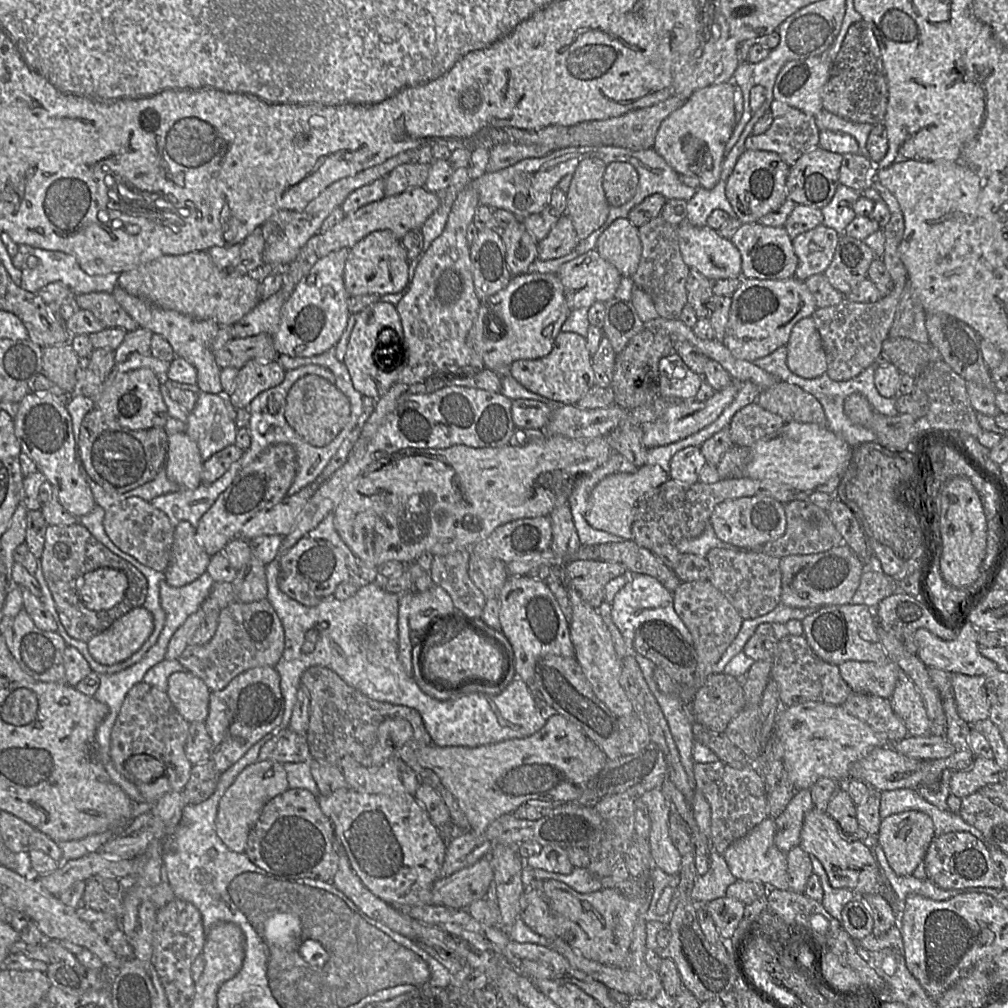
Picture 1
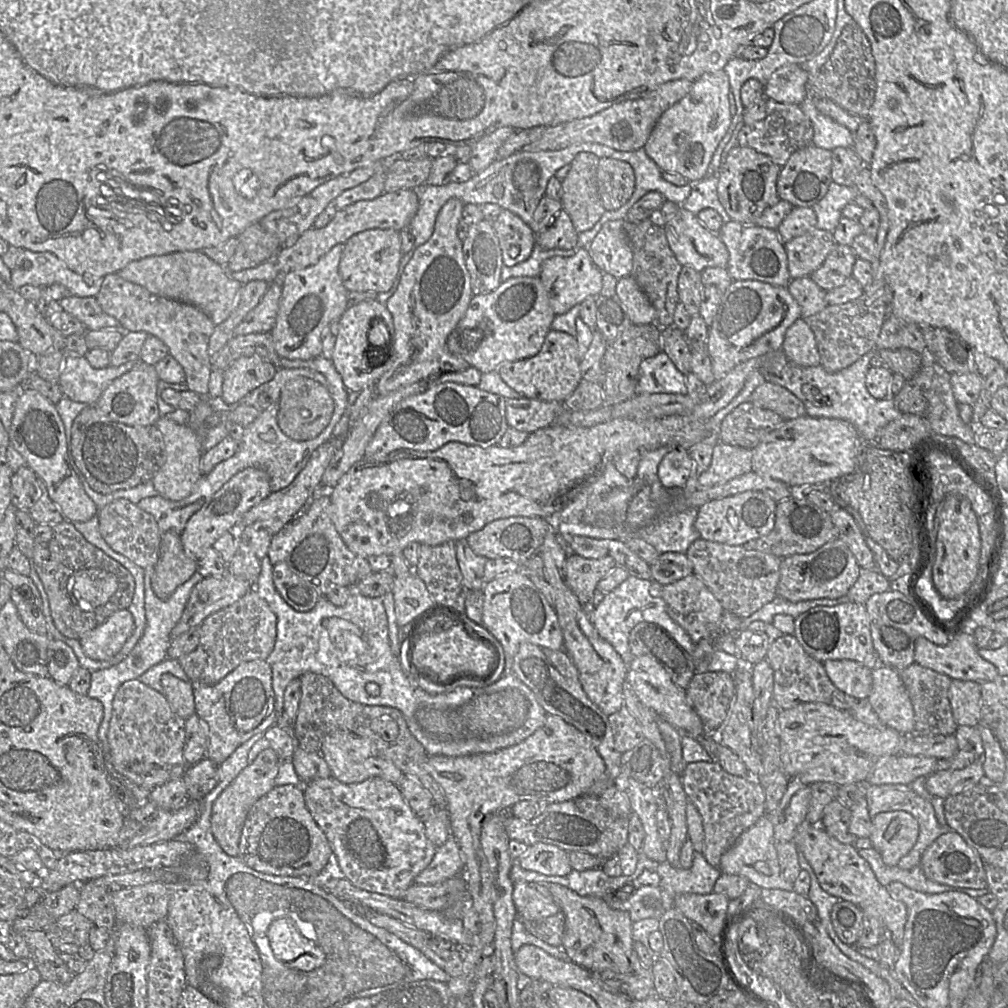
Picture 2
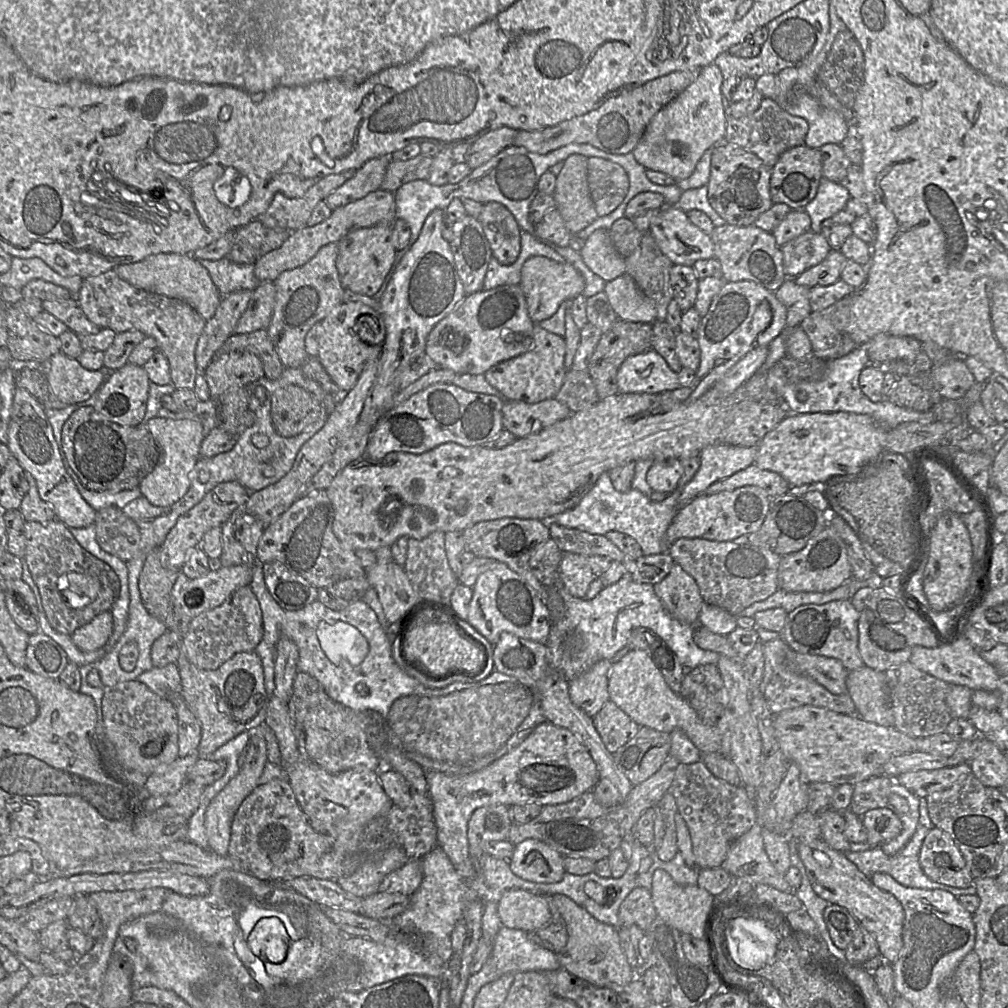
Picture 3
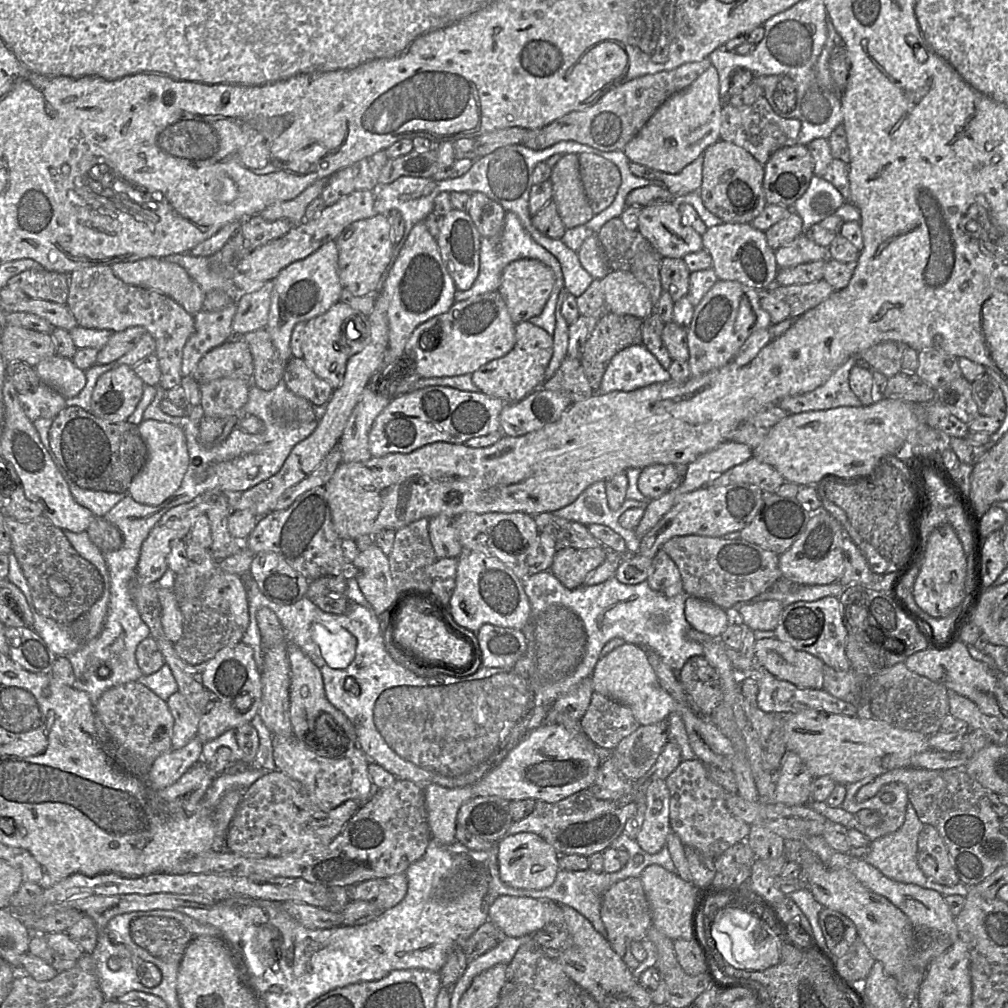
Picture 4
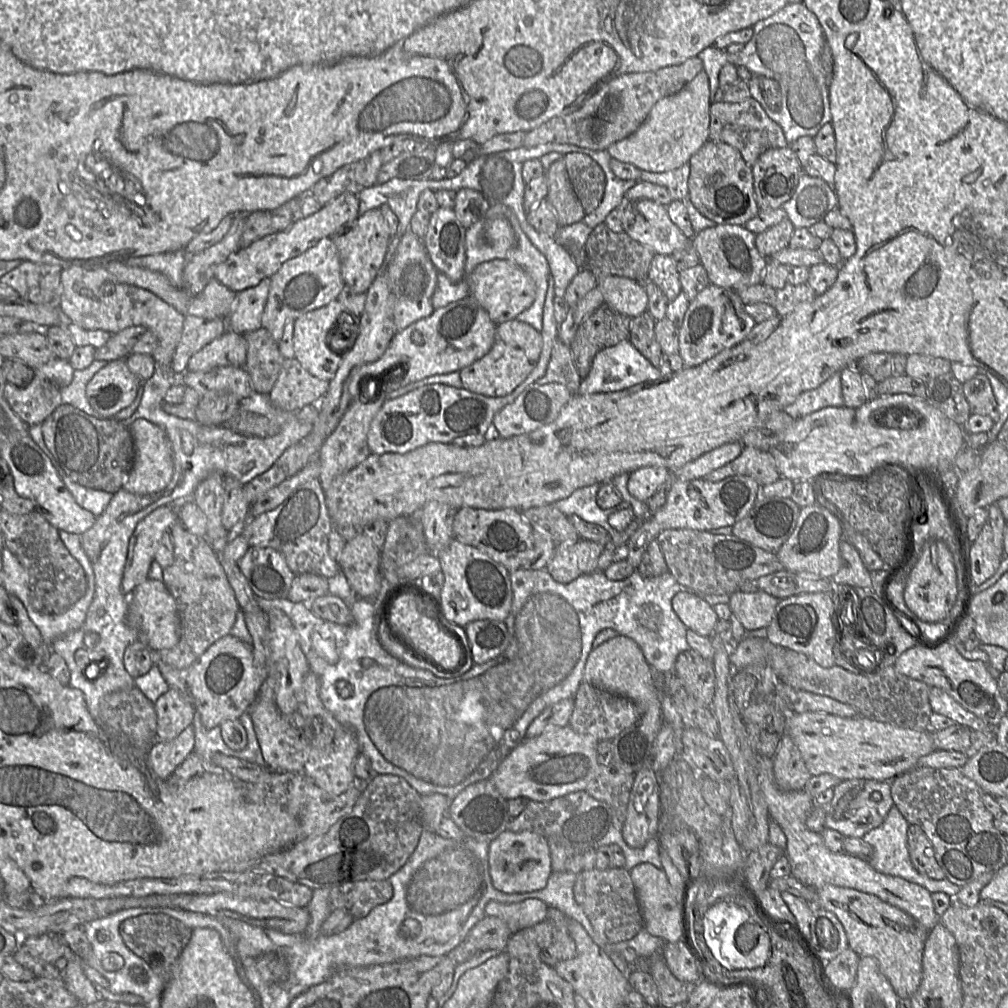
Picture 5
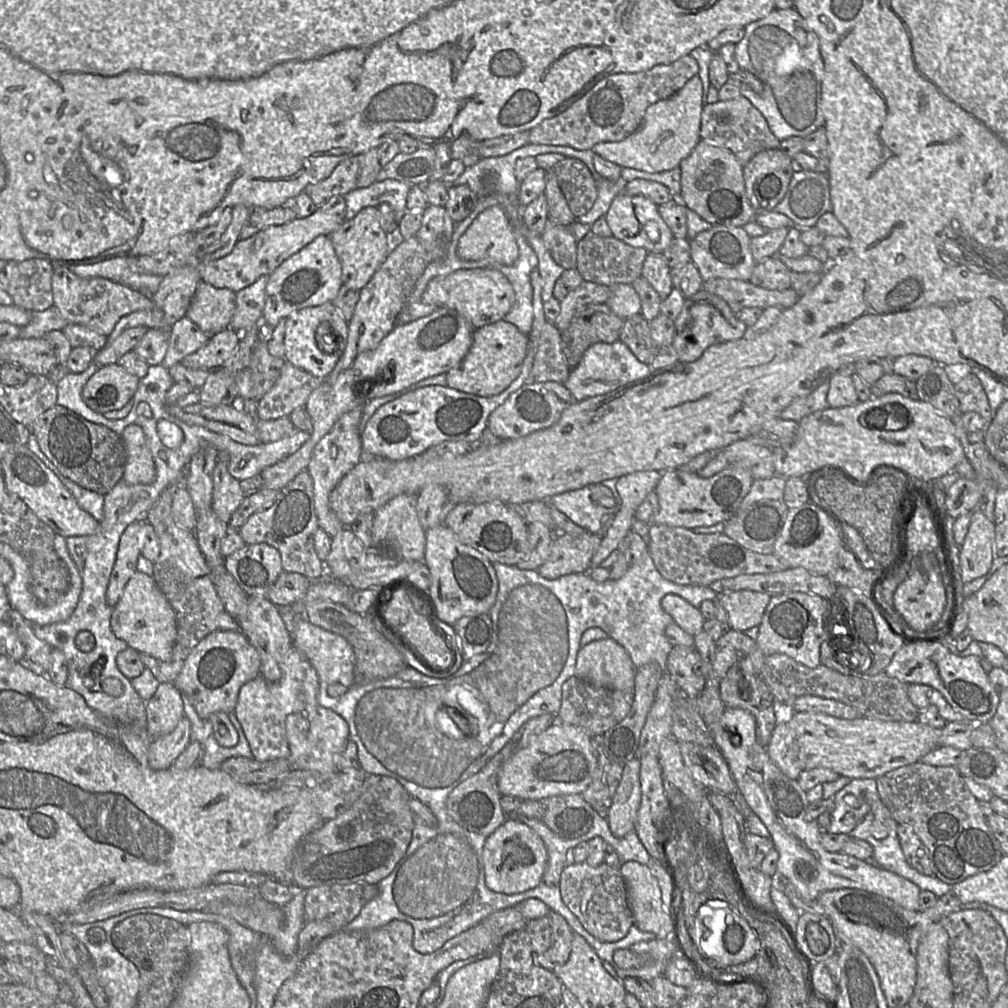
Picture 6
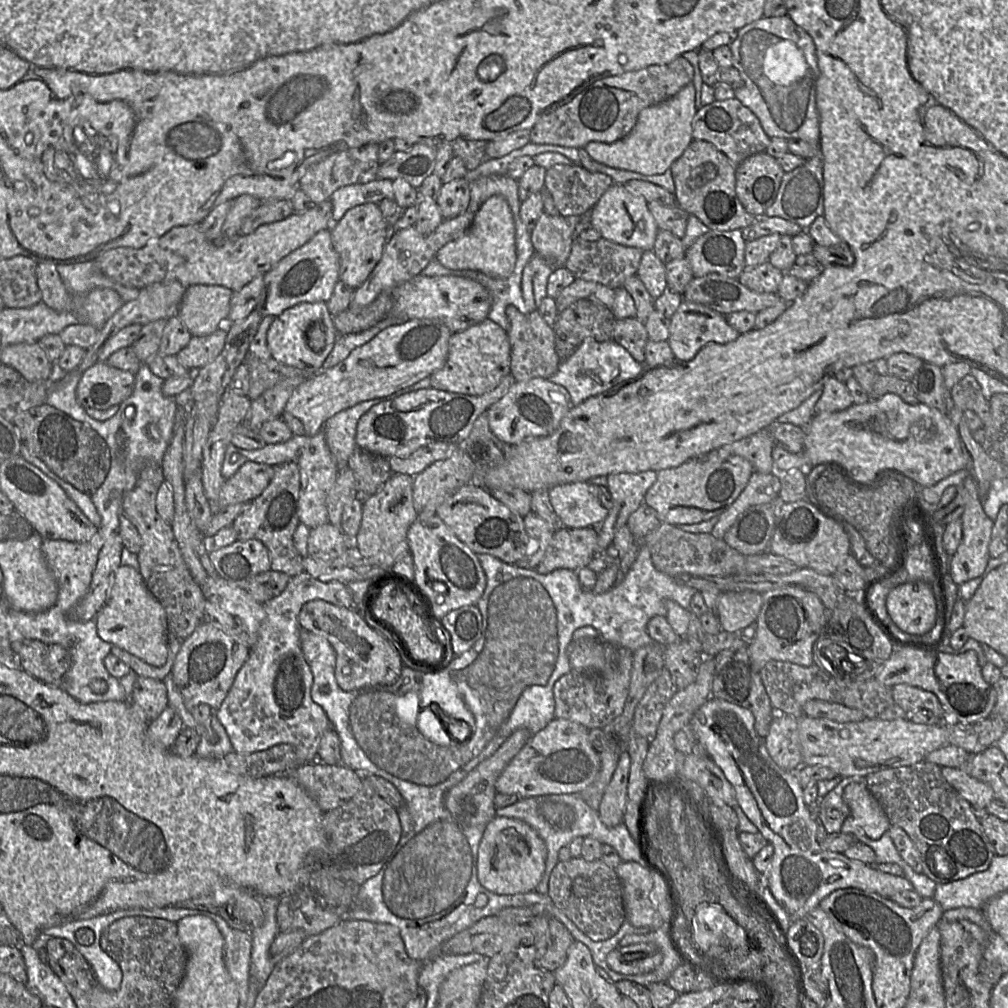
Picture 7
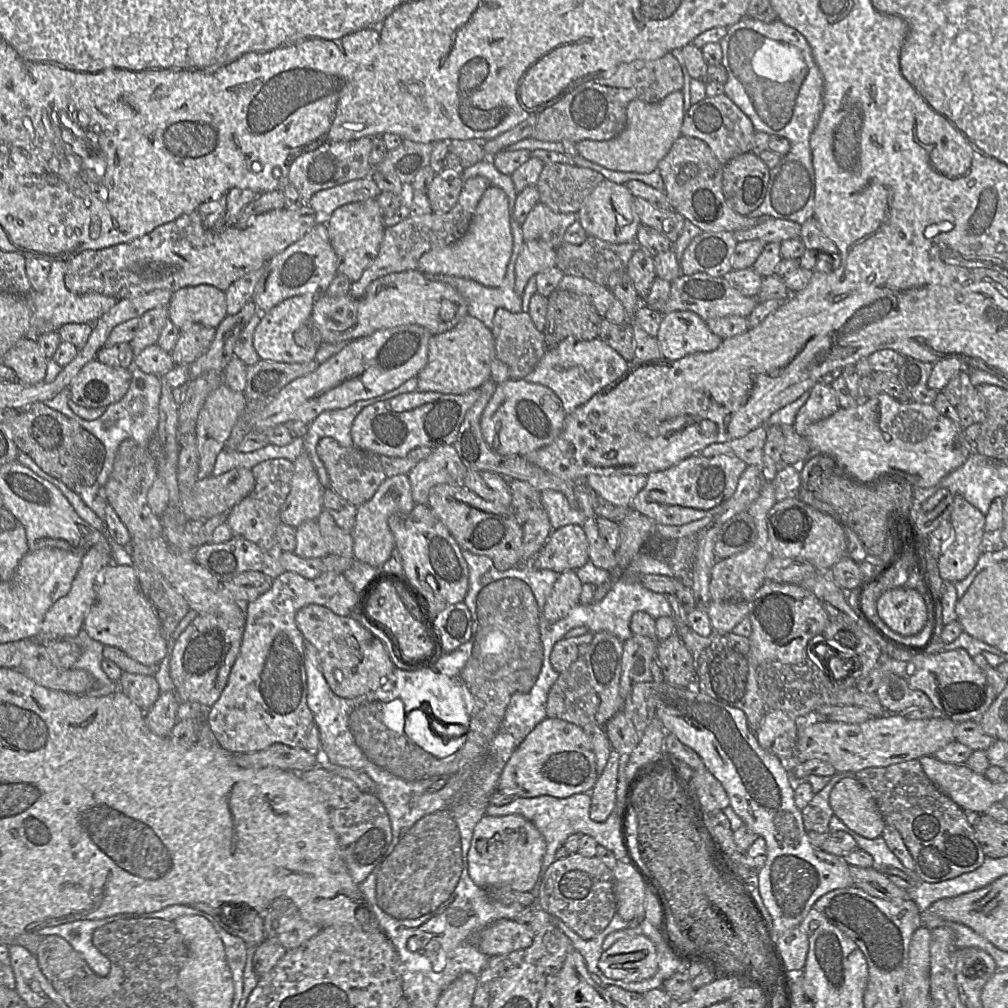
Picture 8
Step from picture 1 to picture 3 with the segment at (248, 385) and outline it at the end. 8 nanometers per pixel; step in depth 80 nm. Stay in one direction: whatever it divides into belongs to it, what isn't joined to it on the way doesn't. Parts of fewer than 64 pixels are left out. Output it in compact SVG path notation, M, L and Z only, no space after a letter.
M249 351L216 356L203 372L215 400L232 387L248 386L264 377L261 359Z

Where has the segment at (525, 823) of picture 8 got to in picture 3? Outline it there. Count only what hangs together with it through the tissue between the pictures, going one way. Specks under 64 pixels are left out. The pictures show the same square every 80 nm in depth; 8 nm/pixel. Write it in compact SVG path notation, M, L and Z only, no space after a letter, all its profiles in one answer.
M526 839L515 845L508 860L511 871L518 877L536 883L556 883L565 874L564 856L548 844Z

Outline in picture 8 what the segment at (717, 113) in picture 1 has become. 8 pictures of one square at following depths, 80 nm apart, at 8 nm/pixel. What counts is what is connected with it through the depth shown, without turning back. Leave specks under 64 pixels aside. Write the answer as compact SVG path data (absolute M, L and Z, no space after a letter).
M681 90L675 91L673 93L670 93L665 98L658 102L645 102L641 100L633 100L631 101L626 108L626 126L623 129L623 131L615 136L614 138L611 138L609 140L582 140L578 143L576 143L576 149L579 152L579 155L584 157L585 159L592 161L598 165L601 165L607 169L613 170L613 171L621 171L621 172L635 172L635 173L650 173L655 170L657 170L659 162L667 155L669 152L671 146L673 143L682 135L681 133L681 126L683 123L683 118L685 115L685 108L684 108L684 95L681 92Z

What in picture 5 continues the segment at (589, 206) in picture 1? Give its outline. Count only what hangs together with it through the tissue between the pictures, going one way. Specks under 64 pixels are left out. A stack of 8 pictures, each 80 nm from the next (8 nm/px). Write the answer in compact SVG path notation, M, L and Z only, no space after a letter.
M563 158L552 163L549 169L547 169L545 175L547 178L548 186L548 193L546 199L553 206L557 222L560 227L564 227L582 221L586 214L581 202L579 201L578 197L576 196L573 190L567 173L566 164Z

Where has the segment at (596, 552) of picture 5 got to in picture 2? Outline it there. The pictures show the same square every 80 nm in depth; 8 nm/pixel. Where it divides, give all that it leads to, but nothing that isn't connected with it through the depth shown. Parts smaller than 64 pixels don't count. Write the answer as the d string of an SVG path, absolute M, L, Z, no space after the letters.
M577 554L568 556L564 563L566 583L586 611L595 606L592 598L598 582L617 566L614 559L588 559Z

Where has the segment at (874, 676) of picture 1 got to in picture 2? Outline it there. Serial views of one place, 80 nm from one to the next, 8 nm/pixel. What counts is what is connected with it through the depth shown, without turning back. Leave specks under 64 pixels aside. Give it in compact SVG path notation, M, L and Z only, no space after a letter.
M826 660L825 671L832 683L844 693L867 699L872 688L872 669L853 660Z

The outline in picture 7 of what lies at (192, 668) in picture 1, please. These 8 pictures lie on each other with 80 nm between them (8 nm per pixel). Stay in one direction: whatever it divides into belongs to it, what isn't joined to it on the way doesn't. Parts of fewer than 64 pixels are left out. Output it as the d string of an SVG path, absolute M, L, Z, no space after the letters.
M145 462L137 472L133 488L126 492L122 500L122 514L134 525L141 538L141 549L137 553L140 572L149 592L160 602L166 612L169 655L162 667L152 666L142 659L113 646L111 654L127 664L140 677L150 677L162 681L171 671L184 641L206 622L206 599L201 586L193 578L179 550L170 523L164 521L156 510L156 494L164 483L161 465Z

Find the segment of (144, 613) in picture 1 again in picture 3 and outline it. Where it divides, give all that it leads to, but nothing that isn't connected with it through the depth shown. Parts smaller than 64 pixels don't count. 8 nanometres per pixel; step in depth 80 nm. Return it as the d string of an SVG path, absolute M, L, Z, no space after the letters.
M106 611L75 630L71 638L78 648L90 652L105 647L110 641L113 630L113 615L111 611Z

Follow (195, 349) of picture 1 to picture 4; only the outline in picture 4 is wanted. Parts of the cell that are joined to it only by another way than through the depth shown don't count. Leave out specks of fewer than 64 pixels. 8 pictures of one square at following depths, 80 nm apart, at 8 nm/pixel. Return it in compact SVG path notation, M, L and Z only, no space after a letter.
M94 266L69 274L69 293L66 305L75 317L78 326L87 329L124 331L130 327L142 327L156 342L155 355L161 370L158 385L170 390L182 385L183 350L195 331L194 315L169 297L158 292L124 283L117 278L110 266Z

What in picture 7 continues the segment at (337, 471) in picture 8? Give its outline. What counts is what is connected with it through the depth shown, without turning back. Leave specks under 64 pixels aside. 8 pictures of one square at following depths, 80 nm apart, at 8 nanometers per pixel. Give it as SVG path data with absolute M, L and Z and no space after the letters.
M357 448L347 461L354 475L356 500L364 501L373 496L392 476L386 457Z

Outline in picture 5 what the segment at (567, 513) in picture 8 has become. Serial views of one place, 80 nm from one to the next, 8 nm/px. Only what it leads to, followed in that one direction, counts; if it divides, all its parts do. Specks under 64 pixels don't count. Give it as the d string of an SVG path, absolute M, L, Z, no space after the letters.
M593 484L574 491L569 497L558 500L552 505L565 516L578 516L581 520L603 527L609 535L613 528L608 523L609 515L625 508L631 508L626 501L611 509L601 509L596 502L599 484Z

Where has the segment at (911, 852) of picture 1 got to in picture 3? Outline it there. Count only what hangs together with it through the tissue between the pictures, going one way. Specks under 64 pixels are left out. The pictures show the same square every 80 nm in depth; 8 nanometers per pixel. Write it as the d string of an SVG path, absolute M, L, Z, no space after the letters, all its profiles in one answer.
M886 808L869 810L860 817L867 831L867 842L872 847L880 847L898 836L902 830L898 815Z

